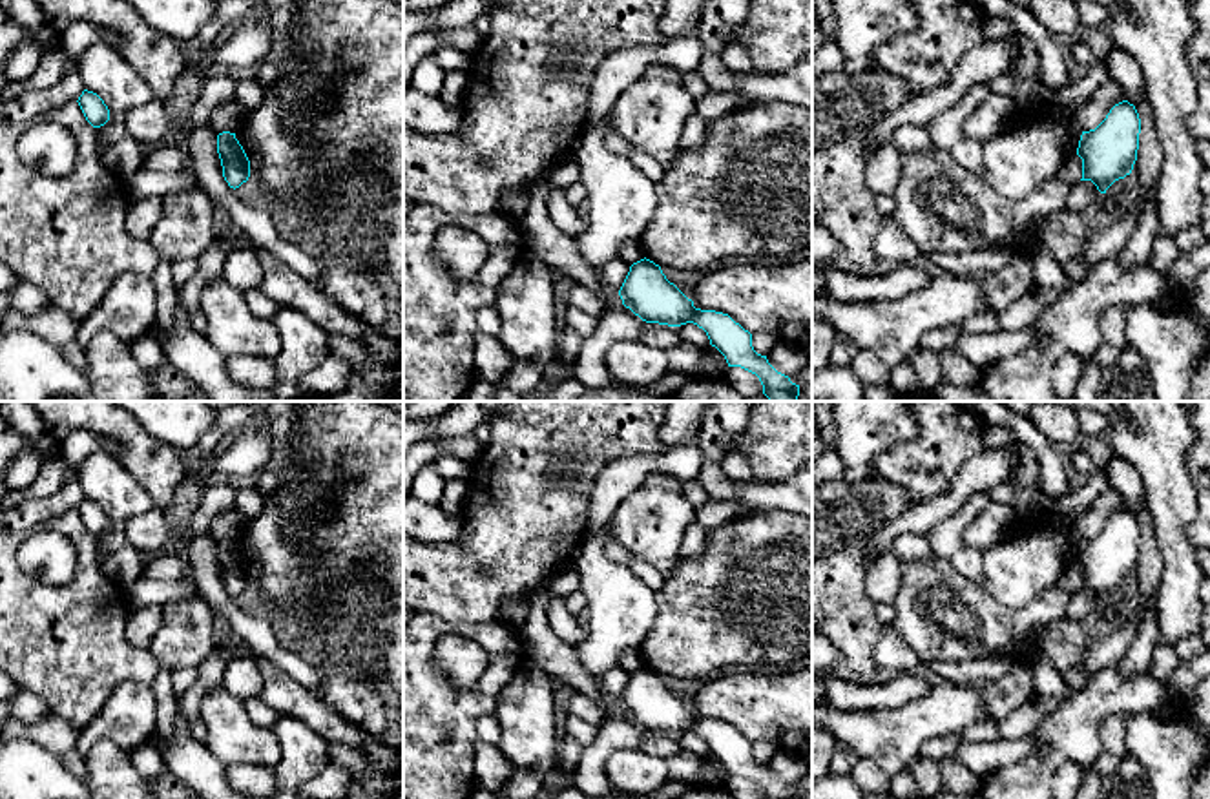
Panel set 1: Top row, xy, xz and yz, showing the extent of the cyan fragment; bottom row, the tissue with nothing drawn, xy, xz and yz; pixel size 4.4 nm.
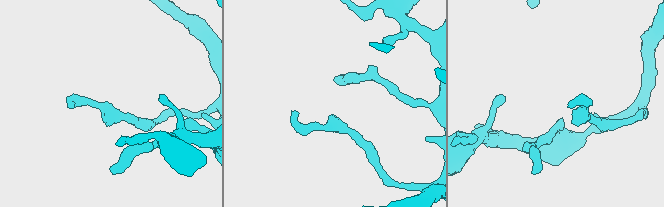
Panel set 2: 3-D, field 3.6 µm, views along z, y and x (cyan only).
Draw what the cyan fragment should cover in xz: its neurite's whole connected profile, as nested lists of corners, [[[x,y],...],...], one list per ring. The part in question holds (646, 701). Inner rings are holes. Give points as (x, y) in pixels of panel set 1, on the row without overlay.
[[[644,666],[633,671],[619,704],[622,713],[646,732],[697,733],[706,741],[710,753],[725,764],[728,775],[741,775],[756,783],[763,799],[799,799],[799,794],[777,781],[767,764],[754,759],[748,739],[728,722],[695,717],[694,710],[668,690],[653,669]]]

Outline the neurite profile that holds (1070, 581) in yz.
[[[1073,562],[1057,582],[1066,593],[1075,595],[1082,587],[1082,567]]]

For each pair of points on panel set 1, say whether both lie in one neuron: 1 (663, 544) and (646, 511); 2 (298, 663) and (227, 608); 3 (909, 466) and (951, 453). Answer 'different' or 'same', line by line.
1: same
2: same
3: same

